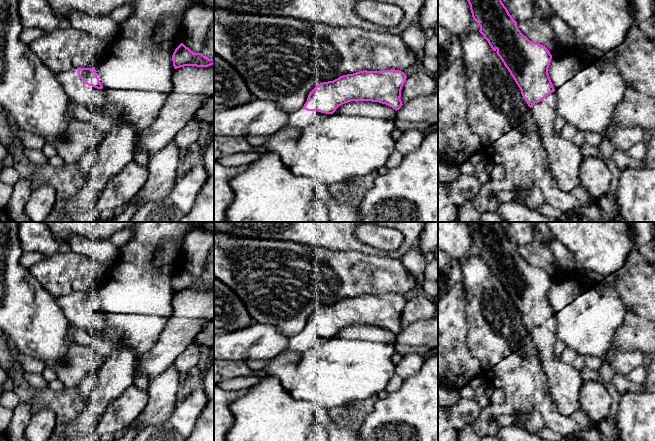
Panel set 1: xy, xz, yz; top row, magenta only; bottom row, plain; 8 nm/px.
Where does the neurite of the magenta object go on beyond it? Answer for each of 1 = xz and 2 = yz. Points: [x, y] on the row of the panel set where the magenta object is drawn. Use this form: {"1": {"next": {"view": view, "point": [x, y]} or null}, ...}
{"1": {"next": {"view": "xz", "point": [301, 118]}}, "2": {"next": {"view": "yz", "point": [564, 157]}}}

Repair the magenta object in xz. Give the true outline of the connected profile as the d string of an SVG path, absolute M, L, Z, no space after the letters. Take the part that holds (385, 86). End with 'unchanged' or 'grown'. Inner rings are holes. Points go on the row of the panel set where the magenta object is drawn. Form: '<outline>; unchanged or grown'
M363 70L320 83L309 93L304 106L289 114L286 126L302 131L351 101L379 102L397 111L403 105L400 97L406 78L399 70Z; grown

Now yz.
M501 0L467 1L473 20L480 26L479 32L500 57L520 88L524 100L531 108L533 123L537 127L542 145L548 156L550 168L559 188L565 192L572 191L581 184L579 172L582 154L580 147L562 138L553 126L557 117L557 96L548 74L552 55L545 46L530 41L521 33L517 27L517 22L509 14Z; grown

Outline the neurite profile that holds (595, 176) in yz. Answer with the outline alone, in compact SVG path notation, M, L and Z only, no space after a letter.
M592 155L582 160L579 179L584 189L598 200L609 192L612 173L601 155Z

